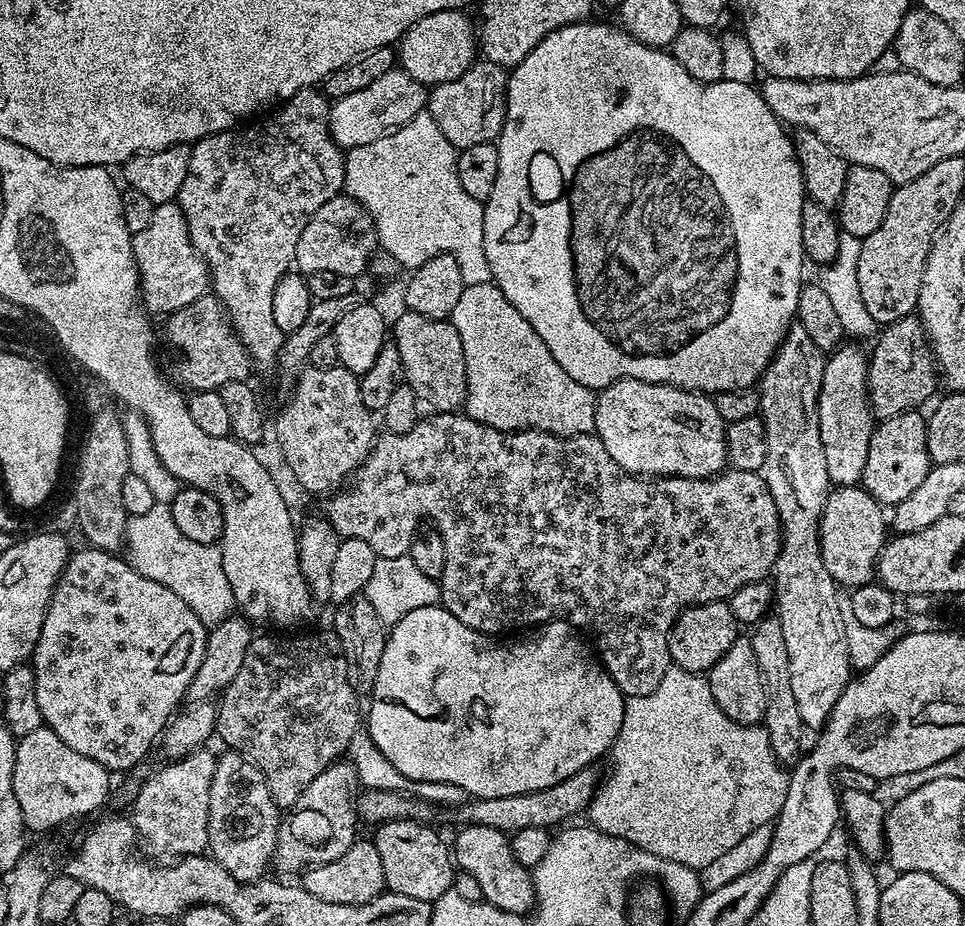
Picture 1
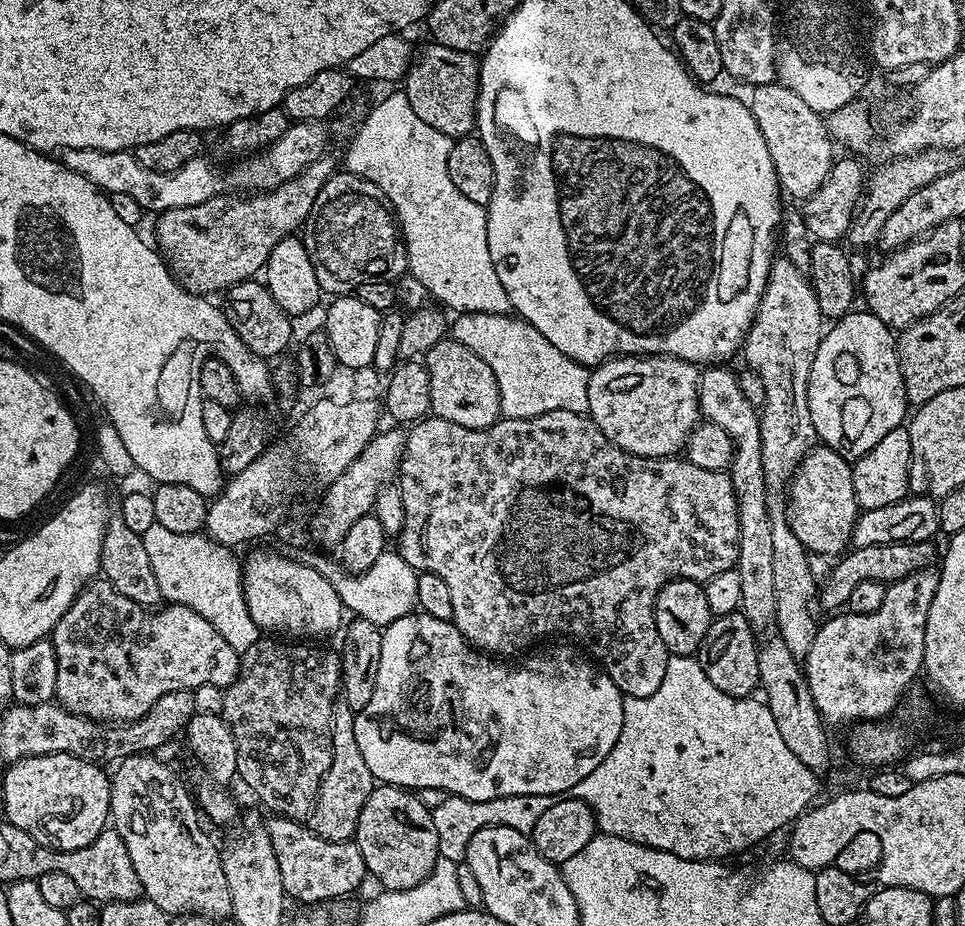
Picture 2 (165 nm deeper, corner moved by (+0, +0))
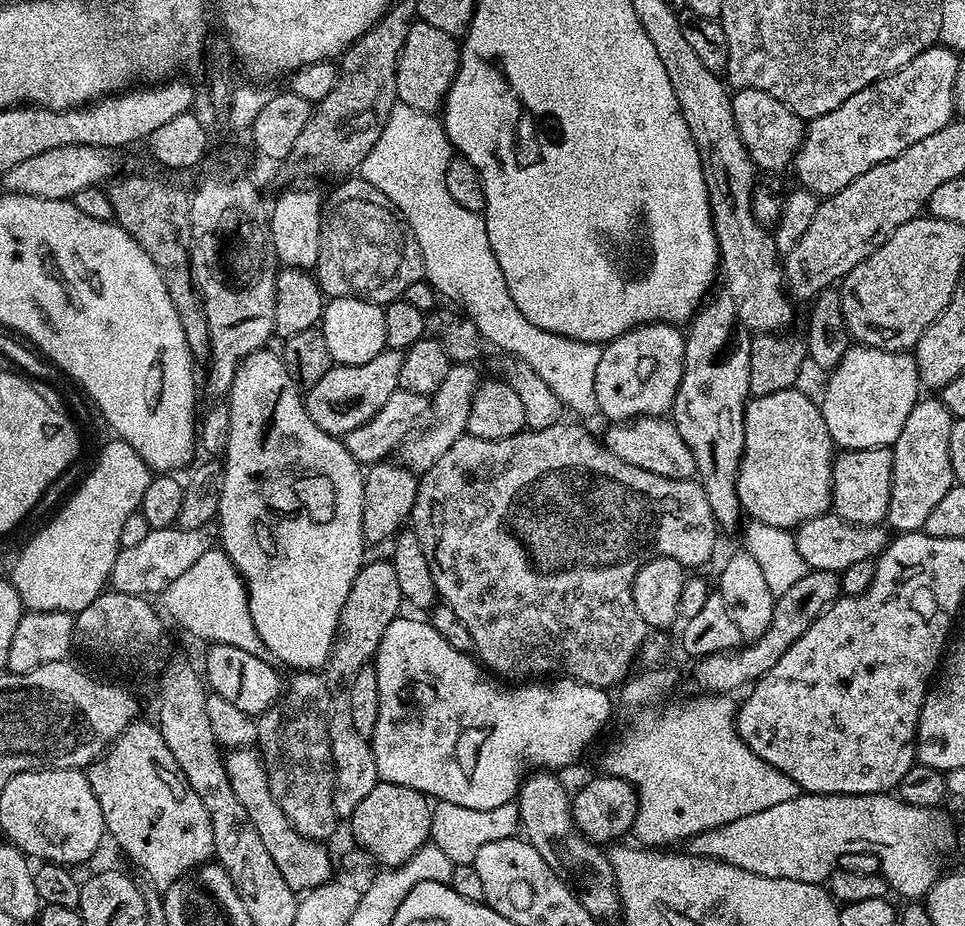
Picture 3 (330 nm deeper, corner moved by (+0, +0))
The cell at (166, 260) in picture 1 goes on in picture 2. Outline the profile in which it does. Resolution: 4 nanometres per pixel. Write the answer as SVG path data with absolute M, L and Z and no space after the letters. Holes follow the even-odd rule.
M328 154L319 156L294 178L282 182L277 188L269 188L267 192L245 195L247 196L245 200L239 200L236 197L239 195L236 194L221 194L206 202L198 202L198 206L182 206L178 210L159 213L155 217L157 240L155 243L178 283L186 291L194 292L204 298L212 294L208 292L223 293L238 282L251 280L257 274L263 273L264 266L270 258L270 250L274 250L274 246L278 246L278 242L282 242L287 236L299 233L303 229L314 206L314 198L318 198L318 190L322 190L322 186L326 186L332 173L337 171L337 161L335 164L330 156Z

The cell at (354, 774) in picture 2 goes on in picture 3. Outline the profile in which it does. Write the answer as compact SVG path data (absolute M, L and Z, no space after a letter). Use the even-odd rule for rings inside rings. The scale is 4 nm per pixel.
M391 560L367 561L361 565L350 594L347 595L342 614L339 615L332 653L324 668L332 695L332 715L328 718L328 729L332 739L332 765L336 775L334 810L340 818L350 818L354 810L358 810L362 798L366 798L366 794L370 794L370 790L374 790L380 780L369 737L354 730L354 722L350 718L348 687L350 682L354 682L354 674L358 674L362 666L375 657L386 626L390 626L390 622L394 622L401 615L400 604L402 605L402 597L398 590L398 577L394 574Z

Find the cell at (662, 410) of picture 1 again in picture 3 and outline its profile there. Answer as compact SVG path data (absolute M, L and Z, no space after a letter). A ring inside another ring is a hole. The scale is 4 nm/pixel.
M640 324L603 345L598 370L594 370L594 394L599 415L604 415L608 422L631 422L646 416L663 417L671 409L682 382L684 337L685 333L674 324Z

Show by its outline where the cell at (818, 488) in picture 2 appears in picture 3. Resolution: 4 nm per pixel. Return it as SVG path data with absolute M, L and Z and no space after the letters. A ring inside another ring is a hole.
M793 386L749 399L744 411L744 457L736 479L741 507L753 521L789 530L799 528L810 518L825 515L832 506L834 445L819 403L798 389Z

